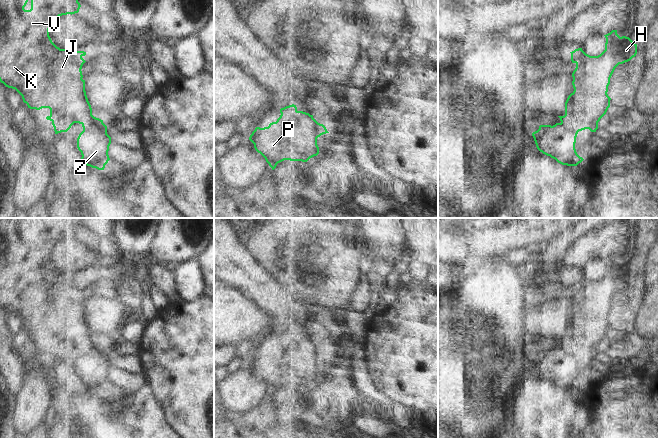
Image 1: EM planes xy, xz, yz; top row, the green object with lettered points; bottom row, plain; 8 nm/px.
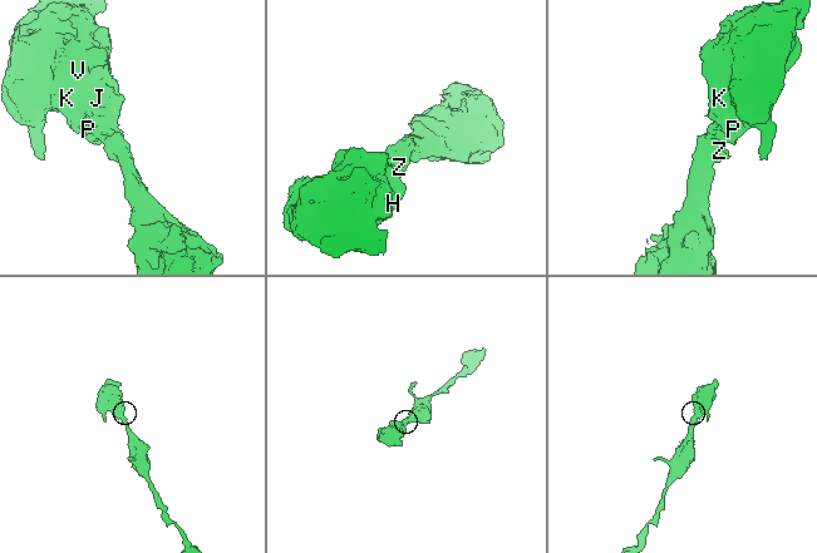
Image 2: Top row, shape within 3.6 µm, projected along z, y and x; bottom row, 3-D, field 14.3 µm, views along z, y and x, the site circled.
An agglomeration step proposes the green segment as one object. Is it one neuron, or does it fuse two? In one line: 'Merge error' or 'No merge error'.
No merge error

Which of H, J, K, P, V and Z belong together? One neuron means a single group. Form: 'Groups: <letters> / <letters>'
Groups: H J K P V Z

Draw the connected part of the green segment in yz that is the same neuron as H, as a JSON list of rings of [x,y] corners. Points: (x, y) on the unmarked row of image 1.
[[[612,254],[604,260],[606,262],[605,274],[598,280],[590,280],[582,272],[570,276],[571,285],[576,288],[576,292],[572,297],[574,315],[565,326],[565,339],[558,340],[560,347],[553,350],[540,349],[539,353],[532,357],[537,373],[562,389],[577,390],[584,384],[575,373],[577,358],[585,353],[596,356],[598,346],[610,331],[611,322],[607,316],[615,292],[619,288],[630,285],[637,278],[637,268],[629,261],[620,261],[617,254]]]

